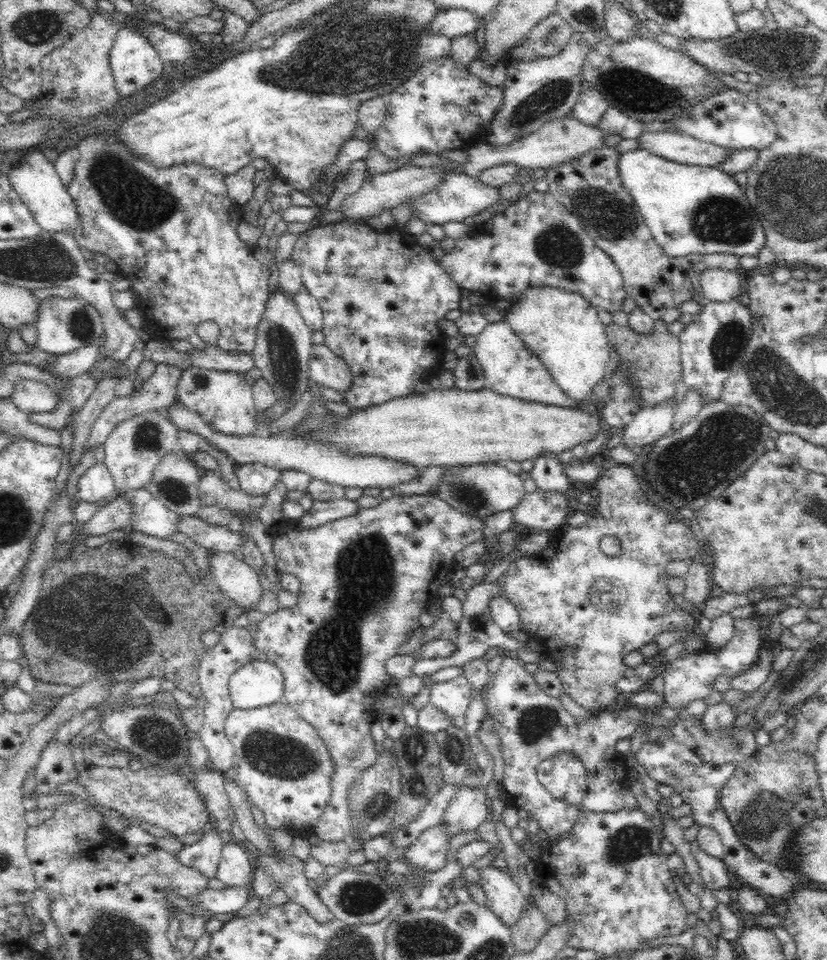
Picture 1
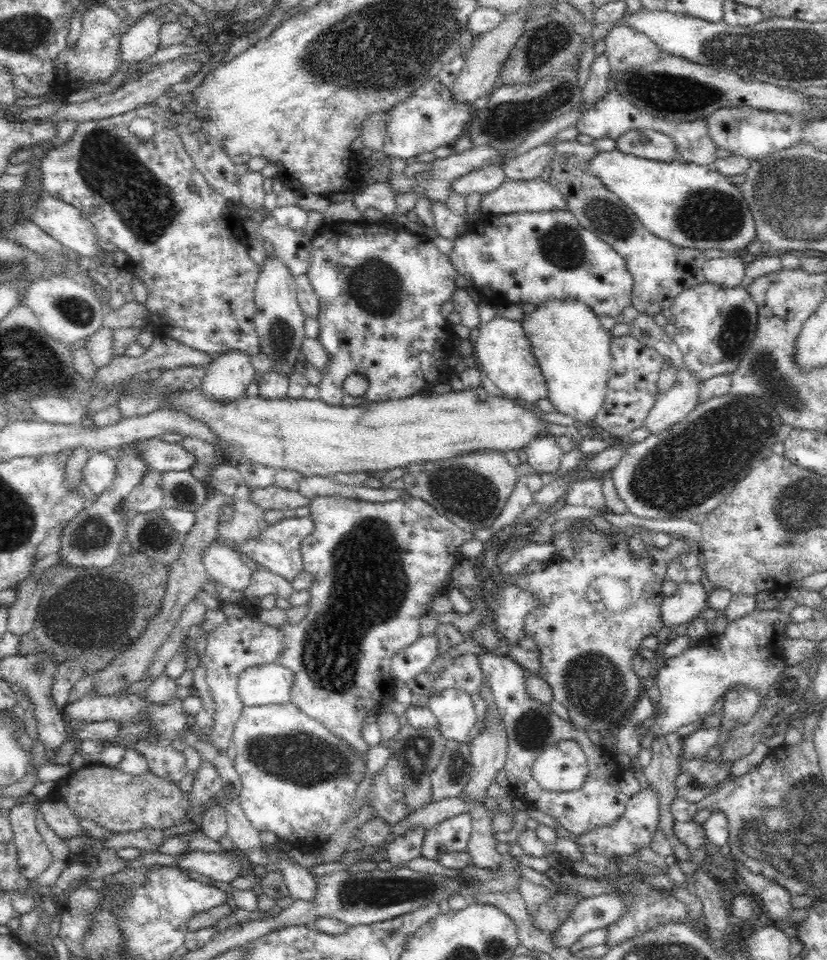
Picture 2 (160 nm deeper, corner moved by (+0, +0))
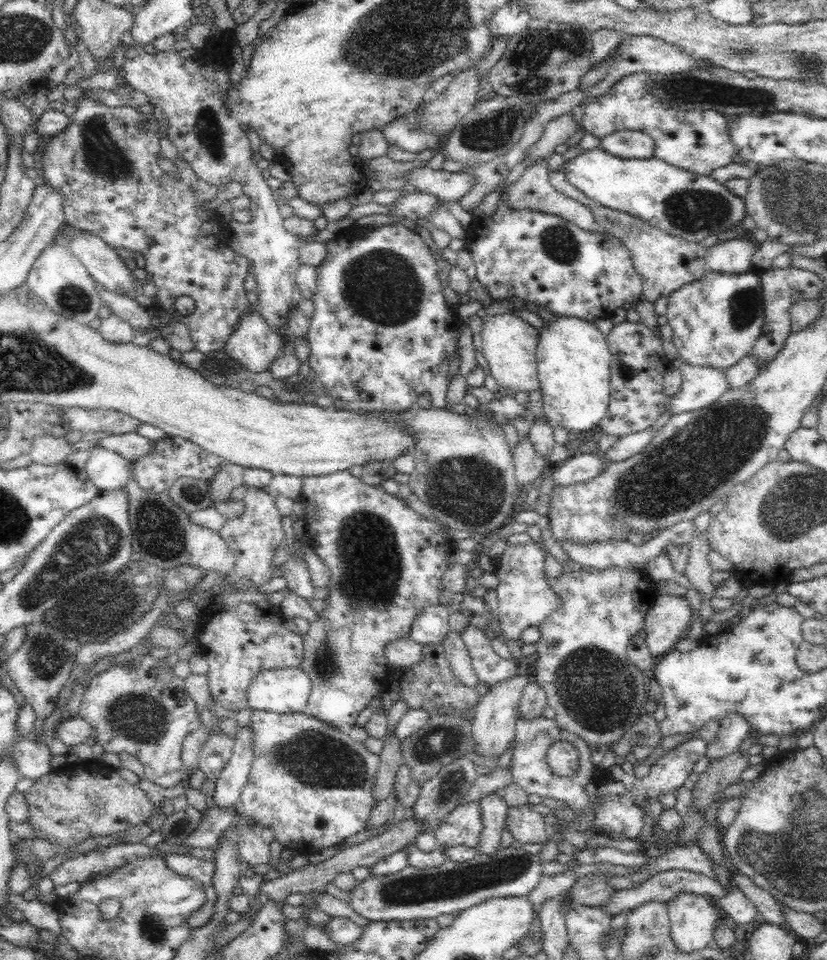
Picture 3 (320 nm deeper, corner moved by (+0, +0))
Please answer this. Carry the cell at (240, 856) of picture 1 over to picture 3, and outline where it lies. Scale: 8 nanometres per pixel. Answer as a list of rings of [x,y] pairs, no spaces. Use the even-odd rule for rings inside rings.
[[[166,854],[163,856],[164,862],[170,870],[180,876],[190,877],[203,886],[210,886],[214,865],[211,860],[203,860],[182,854]]]

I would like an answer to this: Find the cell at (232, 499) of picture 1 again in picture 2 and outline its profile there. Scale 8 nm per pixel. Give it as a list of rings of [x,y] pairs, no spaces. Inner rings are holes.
[[[275,485],[265,488],[252,489],[251,501],[262,509],[281,510],[288,508],[296,509],[299,506],[306,506],[310,499],[294,490],[287,490]]]

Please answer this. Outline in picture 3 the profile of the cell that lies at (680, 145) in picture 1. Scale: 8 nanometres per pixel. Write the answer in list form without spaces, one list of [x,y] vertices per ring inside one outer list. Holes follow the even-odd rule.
[[[637,130],[616,131],[598,140],[600,149],[620,158],[650,158],[654,144],[652,137]]]

